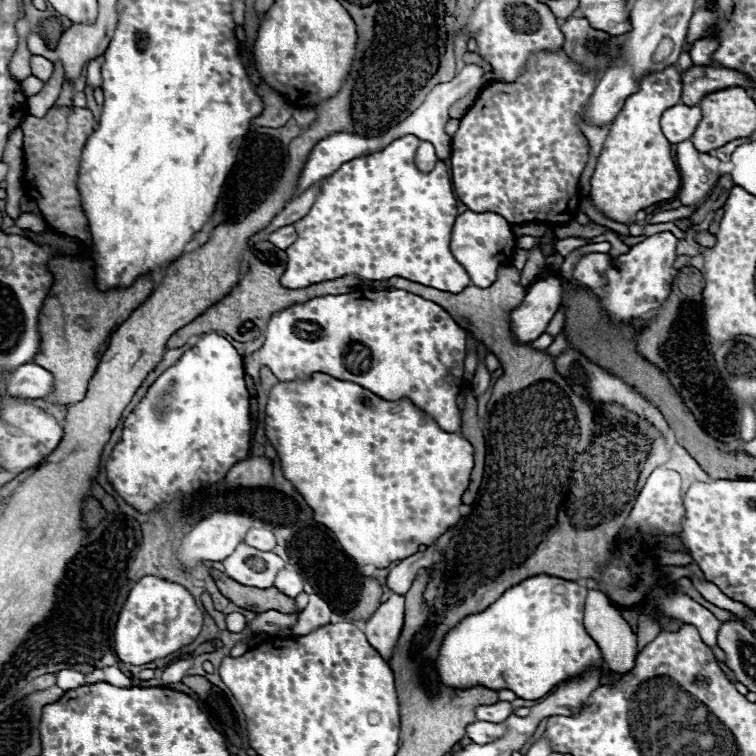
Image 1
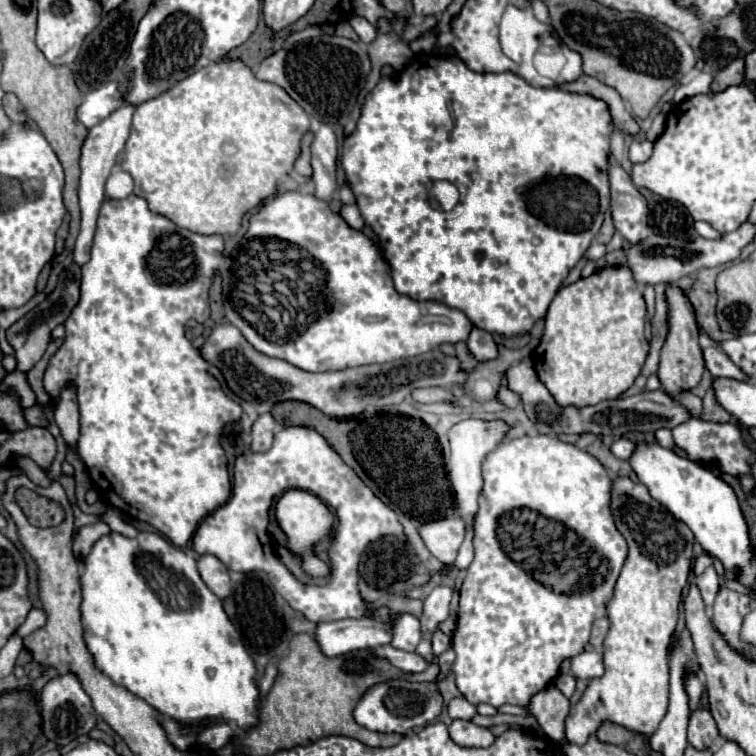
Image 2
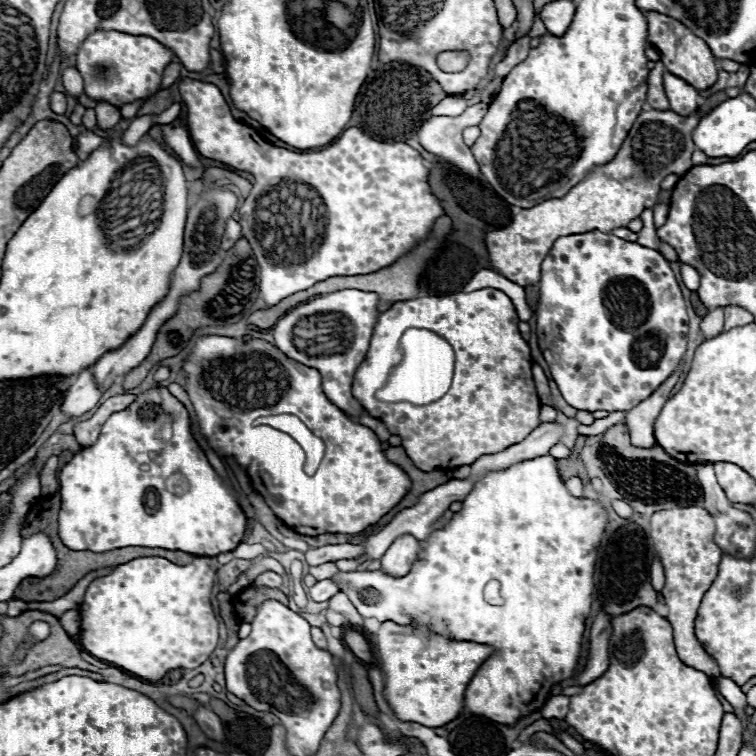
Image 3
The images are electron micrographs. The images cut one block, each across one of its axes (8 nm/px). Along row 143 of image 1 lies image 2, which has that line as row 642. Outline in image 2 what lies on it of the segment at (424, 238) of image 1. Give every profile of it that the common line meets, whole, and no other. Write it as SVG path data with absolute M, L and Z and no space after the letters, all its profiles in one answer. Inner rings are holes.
M402 614L402 618L398 618L394 624L392 646L406 650L406 652L414 652L416 646L420 644L420 640L422 640L420 620L410 616L410 614Z

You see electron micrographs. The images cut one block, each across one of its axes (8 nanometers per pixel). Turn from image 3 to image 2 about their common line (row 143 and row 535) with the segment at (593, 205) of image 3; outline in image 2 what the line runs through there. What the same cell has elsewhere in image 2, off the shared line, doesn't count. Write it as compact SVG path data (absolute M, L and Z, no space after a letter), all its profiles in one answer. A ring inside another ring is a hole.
M616 478L612 484L612 516L628 542L628 558L616 582L612 600L608 602L608 618L612 622L608 632L608 650L604 654L606 672L600 678L588 682L582 698L570 708L566 718L566 740L572 744L584 744L588 736L596 734L602 722L614 722L630 732L644 734L650 738L660 720L668 710L668 644L678 622L678 608L682 598L682 588L686 586L690 564L692 564L692 544L694 536L676 520L660 502L656 502L644 484L636 484L630 478Z

